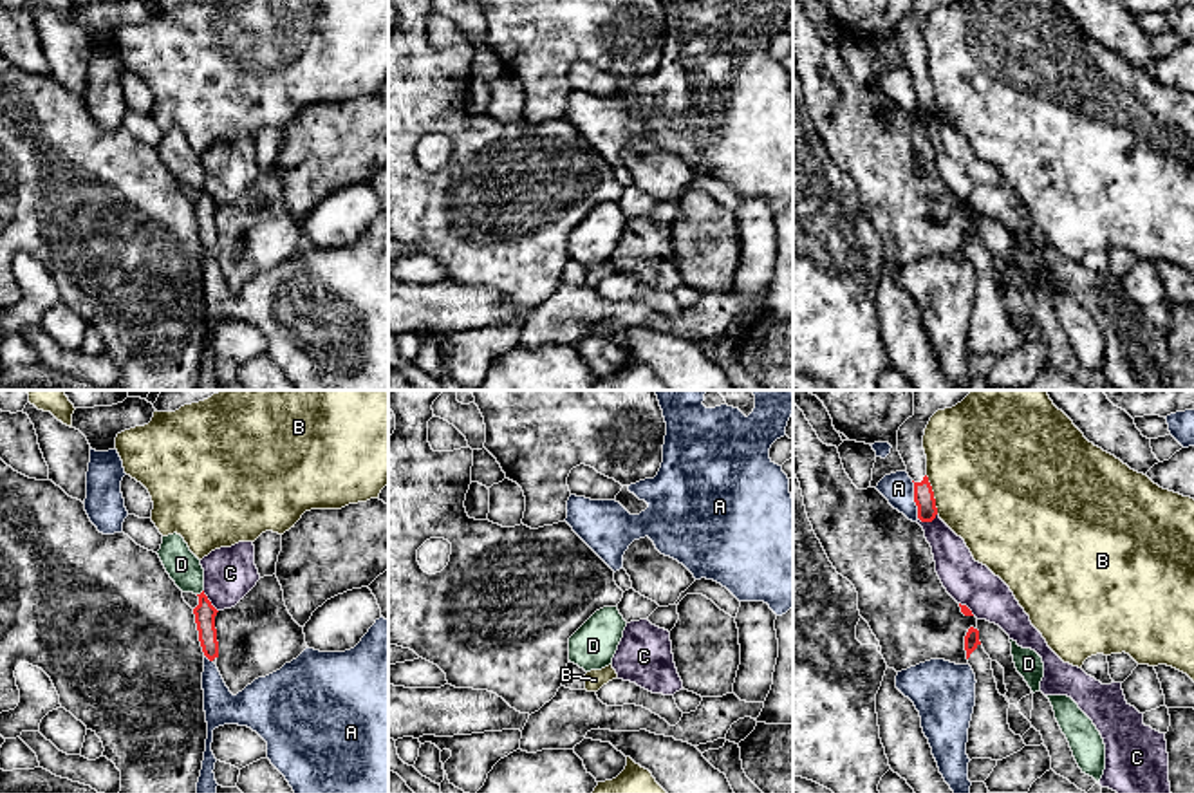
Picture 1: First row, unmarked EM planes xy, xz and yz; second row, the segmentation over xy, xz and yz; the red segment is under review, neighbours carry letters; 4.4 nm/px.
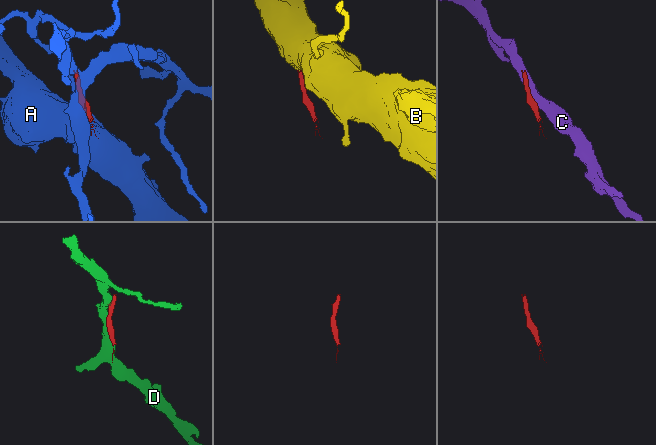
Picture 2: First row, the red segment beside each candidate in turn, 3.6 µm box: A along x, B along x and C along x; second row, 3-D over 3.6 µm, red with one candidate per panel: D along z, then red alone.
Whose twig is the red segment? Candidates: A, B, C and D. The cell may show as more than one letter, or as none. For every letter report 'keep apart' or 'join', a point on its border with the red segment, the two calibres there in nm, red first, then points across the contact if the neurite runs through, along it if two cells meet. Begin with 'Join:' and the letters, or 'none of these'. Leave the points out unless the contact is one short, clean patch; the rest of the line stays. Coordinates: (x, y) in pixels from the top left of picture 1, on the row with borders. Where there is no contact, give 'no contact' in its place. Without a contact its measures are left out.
Join: none of these
A: keep apart | yz (914, 499) | 90/140 nm
B: keep apart | yz (932, 495) | 90/480 nm | along yz (925, 475), (938, 513)
C: keep apart | yz (927, 521) | 90/180 nm
D: keep apart | xy (201, 593) | 100/150 nm | along xy (203, 589), (197, 595)

